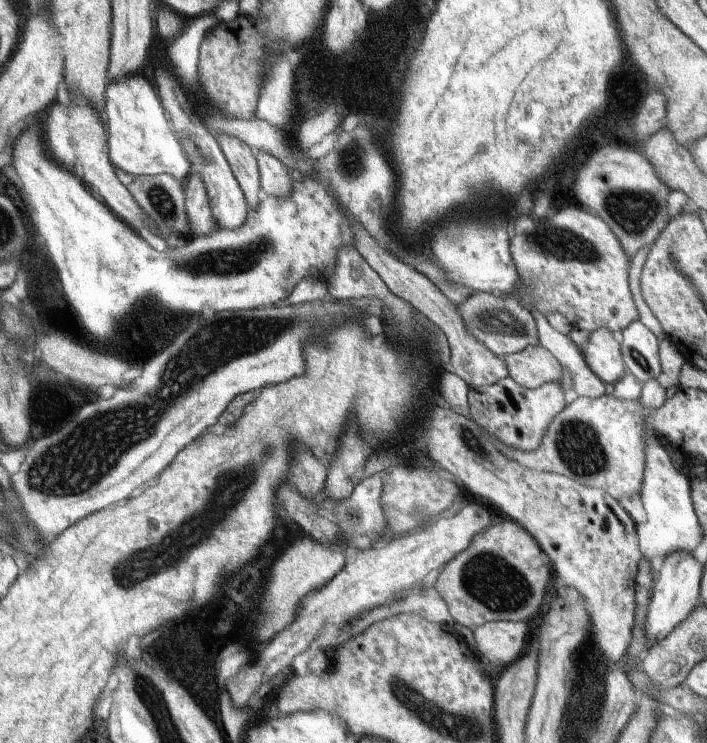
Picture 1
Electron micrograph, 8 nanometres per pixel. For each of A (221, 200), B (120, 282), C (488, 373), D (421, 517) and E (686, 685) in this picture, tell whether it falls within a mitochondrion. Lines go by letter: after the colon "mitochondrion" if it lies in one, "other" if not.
A: other
B: other
C: other
D: mitochondrion
E: other

